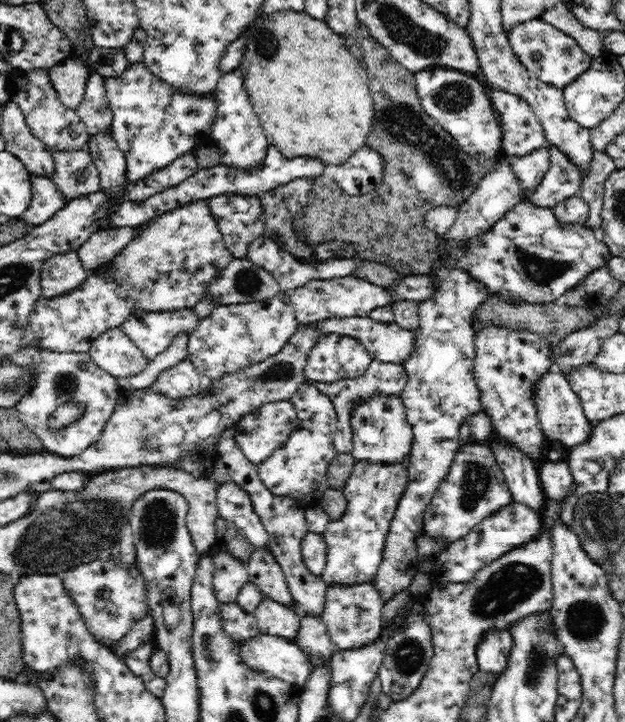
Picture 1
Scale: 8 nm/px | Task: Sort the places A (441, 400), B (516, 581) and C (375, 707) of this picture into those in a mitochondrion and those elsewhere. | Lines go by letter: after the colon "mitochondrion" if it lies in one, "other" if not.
A: mitochondrion
B: mitochondrion
C: other

